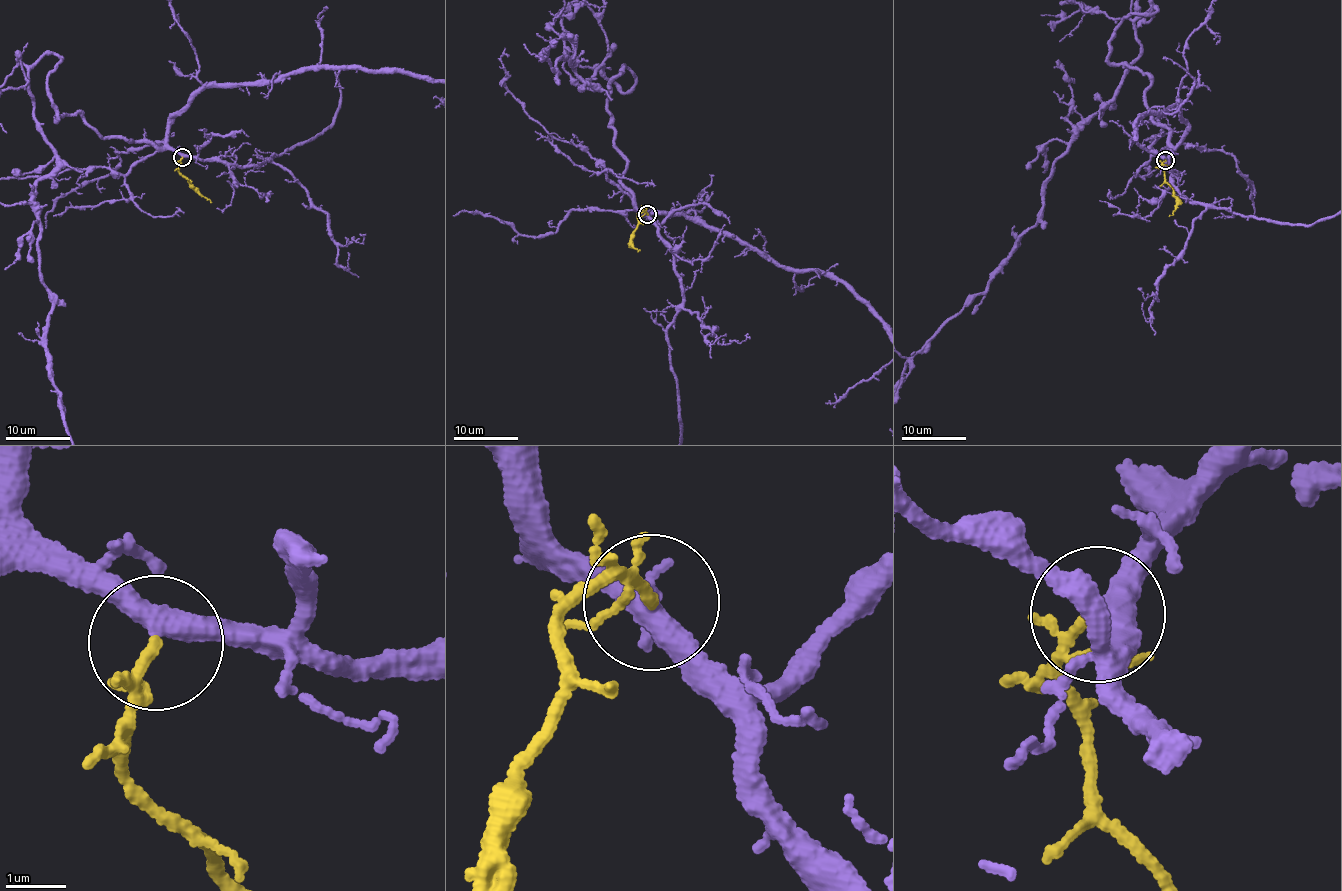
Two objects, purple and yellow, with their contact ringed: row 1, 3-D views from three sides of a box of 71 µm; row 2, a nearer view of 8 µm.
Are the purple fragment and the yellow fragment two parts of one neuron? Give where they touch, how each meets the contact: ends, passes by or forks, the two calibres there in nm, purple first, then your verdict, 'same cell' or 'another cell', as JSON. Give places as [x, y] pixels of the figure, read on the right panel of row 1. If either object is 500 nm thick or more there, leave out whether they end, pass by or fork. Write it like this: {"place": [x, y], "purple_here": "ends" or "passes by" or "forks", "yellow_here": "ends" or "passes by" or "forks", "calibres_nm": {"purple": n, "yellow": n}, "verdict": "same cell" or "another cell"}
{"place": [1165, 160], "purple_here": "passes by", "yellow_here": "forks", "calibres_nm": {"purple": 360, "yellow": 100}, "verdict": "same cell"}

